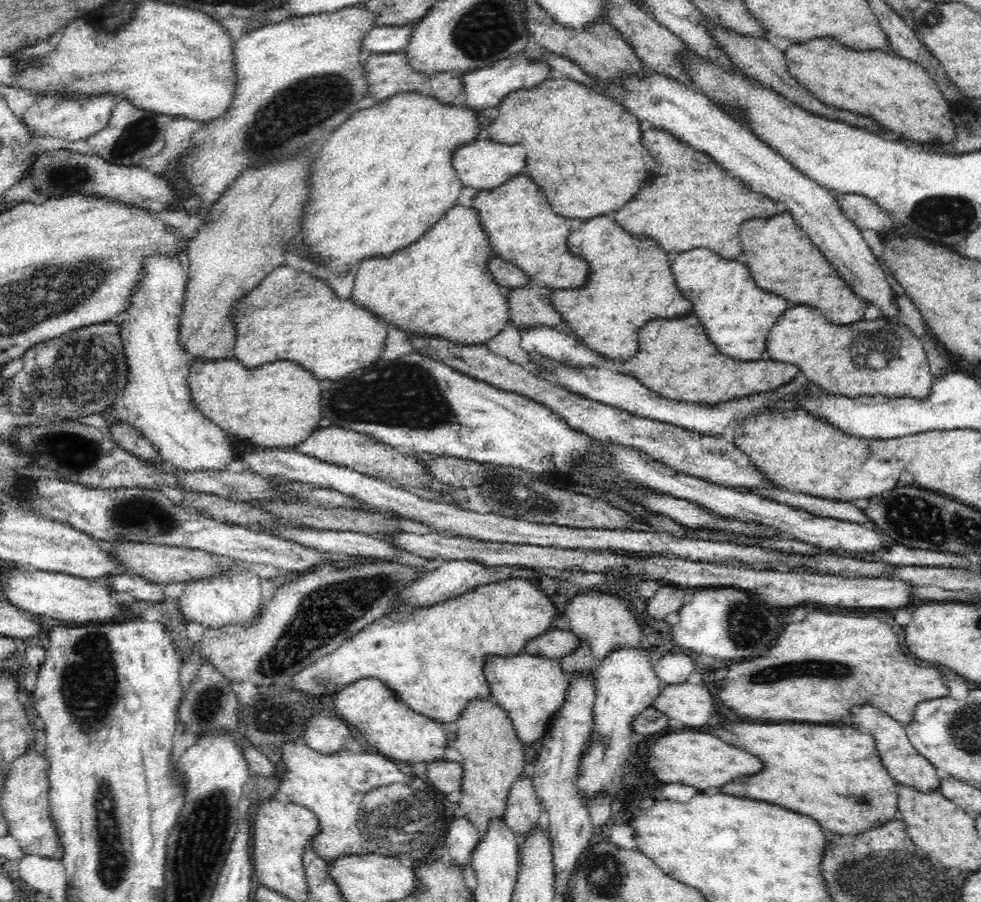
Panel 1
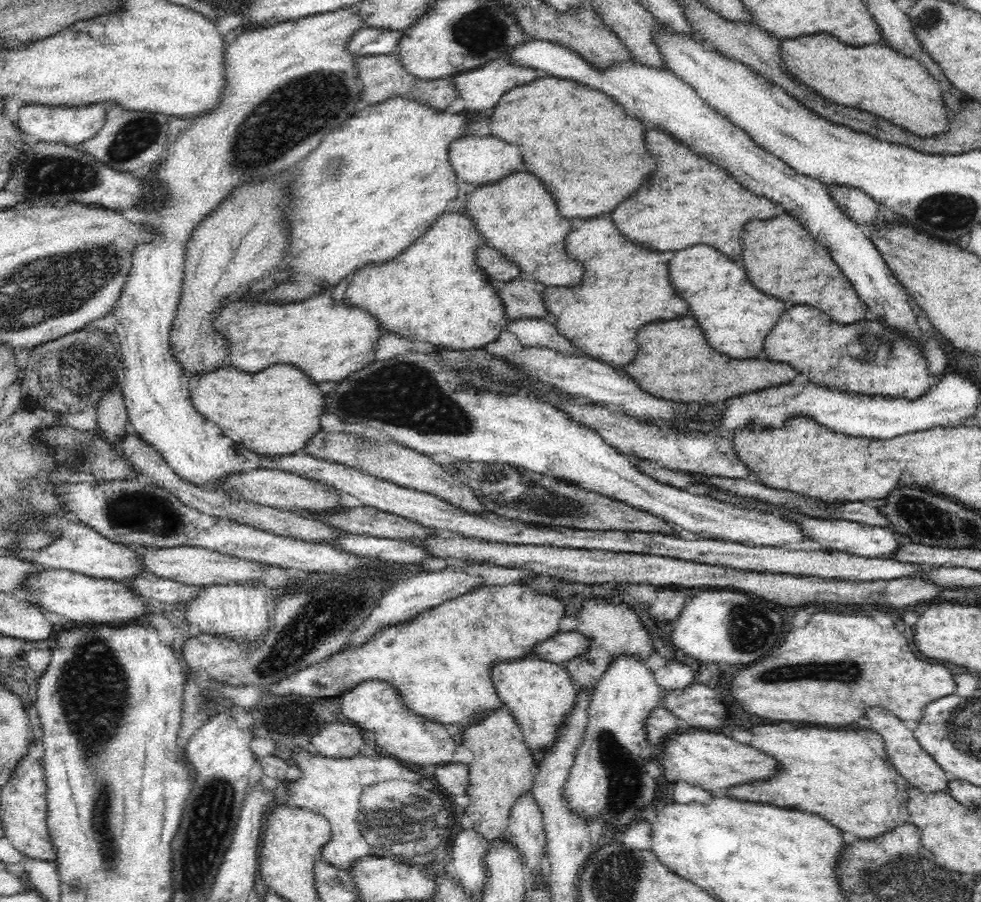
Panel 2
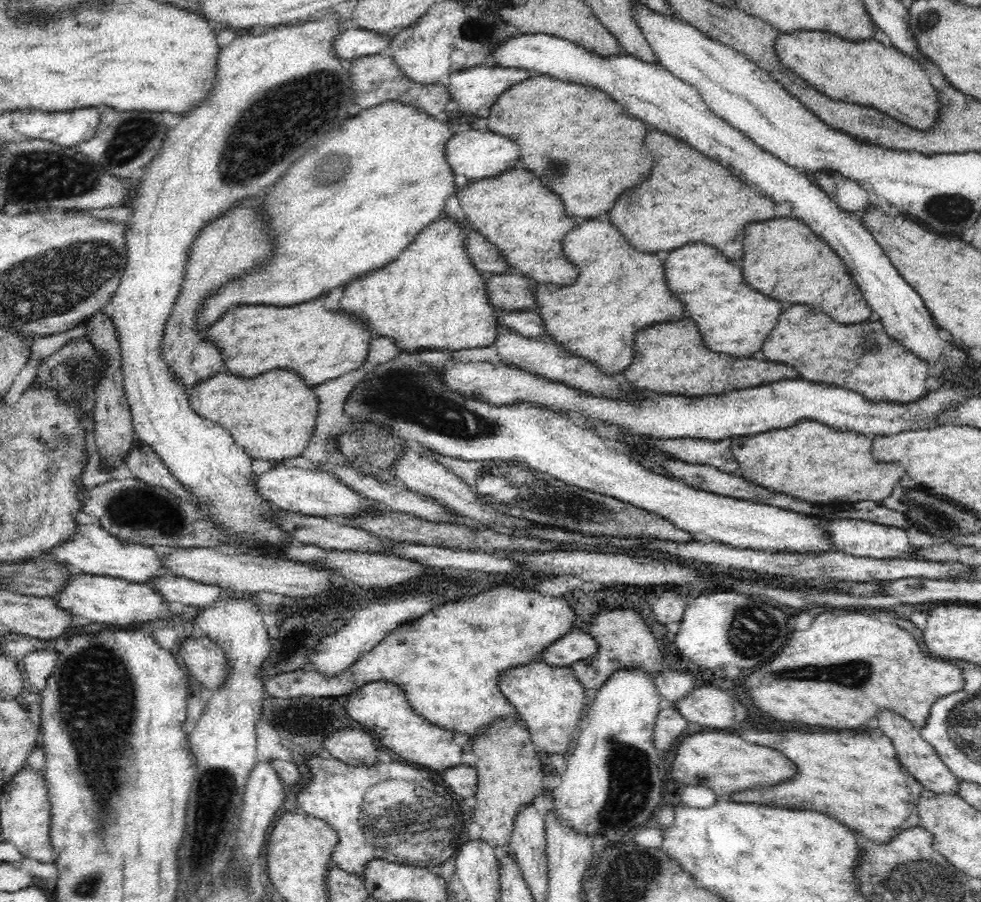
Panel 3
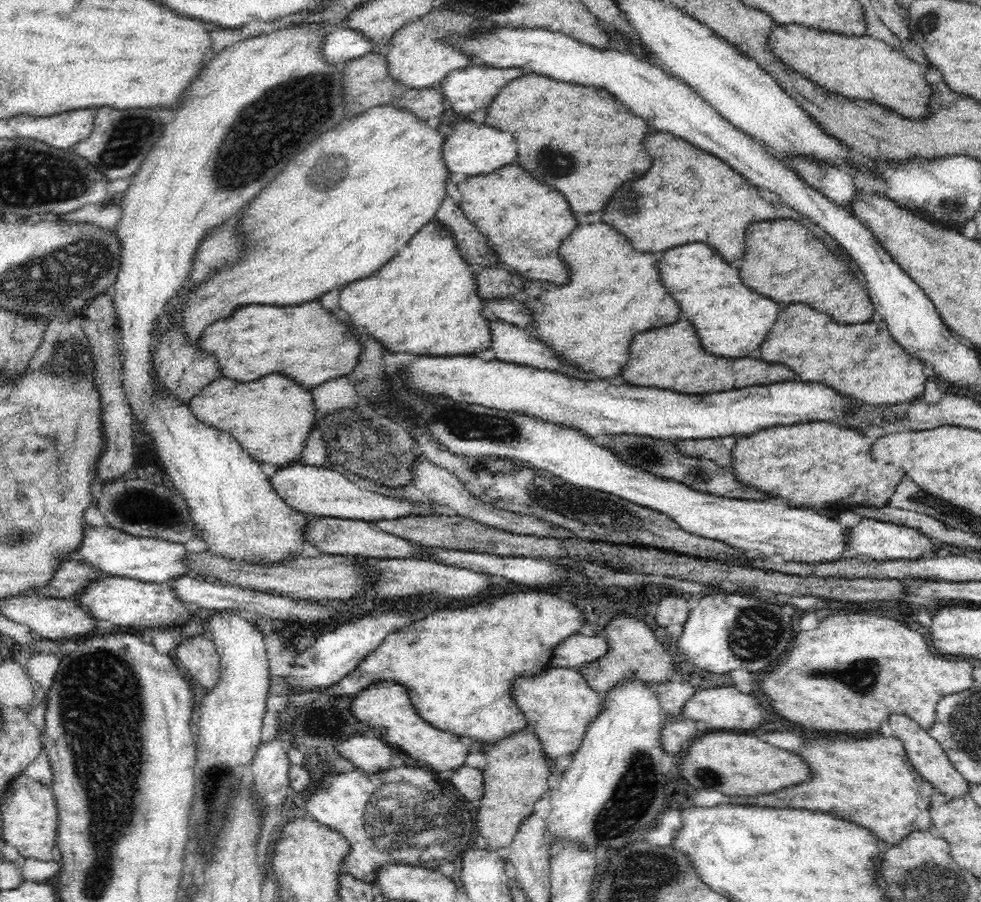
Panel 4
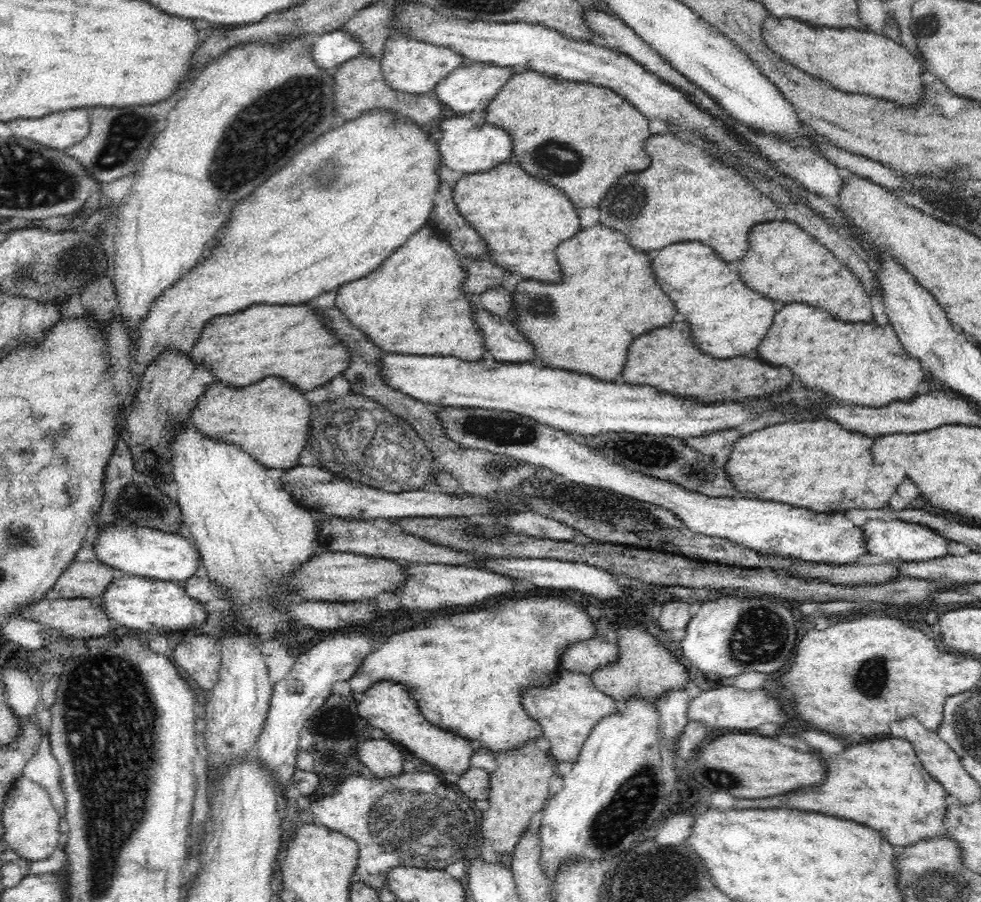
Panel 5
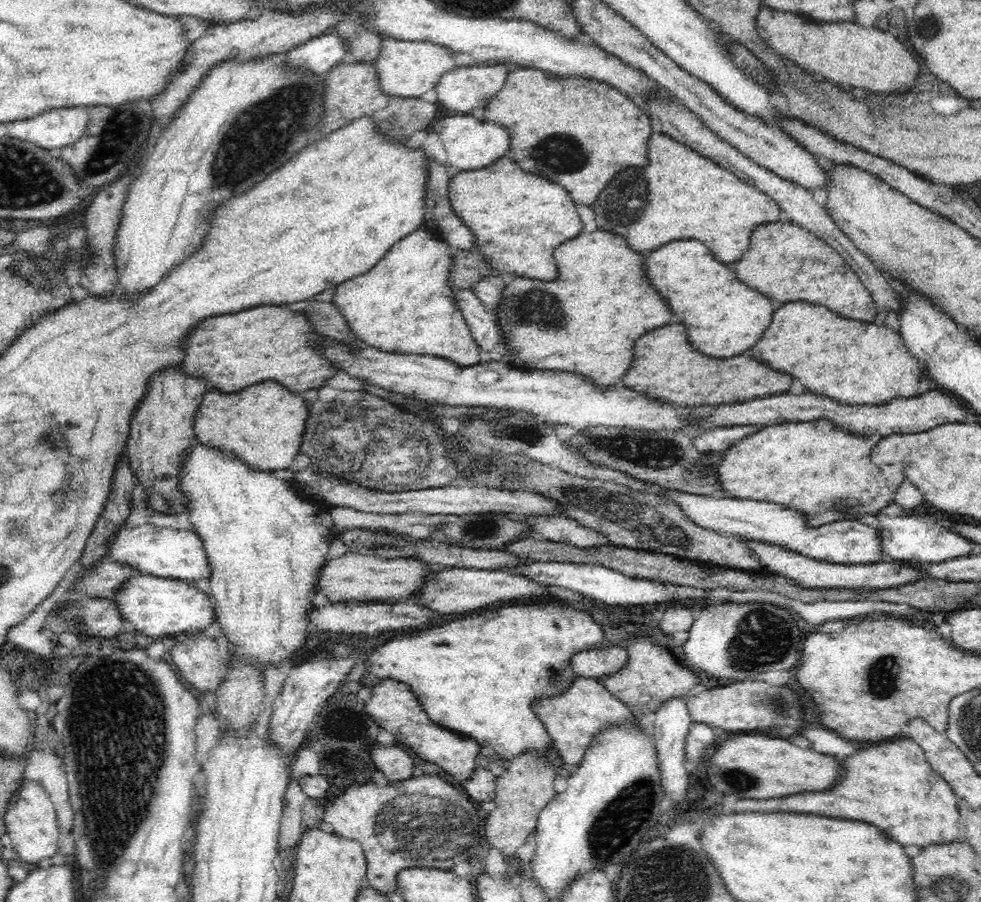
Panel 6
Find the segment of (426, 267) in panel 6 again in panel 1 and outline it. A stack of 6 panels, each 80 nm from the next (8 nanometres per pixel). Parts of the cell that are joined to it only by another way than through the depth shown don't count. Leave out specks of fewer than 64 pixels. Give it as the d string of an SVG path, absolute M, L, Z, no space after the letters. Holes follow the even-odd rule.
M456 203L410 247L402 248L389 258L363 260L350 299L358 306L370 310L383 322L394 322L400 330L419 338L446 339L459 346L485 344L511 320L508 301L488 270L488 262L494 256L490 239L483 234L482 226L479 226L478 214L475 214L473 208Z

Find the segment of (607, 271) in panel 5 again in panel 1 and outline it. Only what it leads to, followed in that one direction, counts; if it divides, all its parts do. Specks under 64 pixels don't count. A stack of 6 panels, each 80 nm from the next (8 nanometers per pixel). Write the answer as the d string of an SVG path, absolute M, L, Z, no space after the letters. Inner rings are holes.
M600 215L592 220L586 220L580 224L578 230L574 230L568 236L567 248L573 256L580 256L587 262L590 274L582 288L578 290L560 289L553 290L550 301L561 316L563 324L568 328L571 336L582 342L595 354L607 359L627 361L638 352L638 328L644 326L652 318L682 318L692 314L690 302L678 292L678 286L674 284L674 276L670 272L670 260L658 244L650 244L650 240L634 240L634 236L626 236L622 228L618 228L618 222L610 220L608 216Z

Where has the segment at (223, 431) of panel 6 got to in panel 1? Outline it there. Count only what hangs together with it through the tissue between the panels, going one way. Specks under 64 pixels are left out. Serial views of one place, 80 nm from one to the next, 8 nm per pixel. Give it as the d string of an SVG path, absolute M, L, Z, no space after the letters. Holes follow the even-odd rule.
M234 358L217 362L196 360L190 363L187 383L198 410L230 434L235 441L262 449L291 450L319 428L318 422L323 417L320 392L324 390L324 386L320 386L320 380L314 380L310 372L298 368L296 364L290 364L288 360L266 364L266 368L258 368L258 372L250 372L246 368Z

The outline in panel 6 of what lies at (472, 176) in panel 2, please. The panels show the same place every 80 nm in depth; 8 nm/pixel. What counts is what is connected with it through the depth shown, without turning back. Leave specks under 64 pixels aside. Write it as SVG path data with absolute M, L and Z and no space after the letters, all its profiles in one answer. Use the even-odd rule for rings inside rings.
M449 114L434 122L432 128L440 135L447 162L459 172L486 168L486 165L492 164L494 160L506 157L506 152L510 148L510 134L506 128L492 121L476 120L470 114Z

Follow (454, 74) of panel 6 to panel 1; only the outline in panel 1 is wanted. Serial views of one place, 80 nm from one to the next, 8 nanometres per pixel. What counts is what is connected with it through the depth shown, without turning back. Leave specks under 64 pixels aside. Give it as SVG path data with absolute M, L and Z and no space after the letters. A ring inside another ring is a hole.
M514 54L497 60L494 64L486 65L486 68L474 69L462 75L462 92L466 94L465 104L468 107L482 110L489 106L498 107L503 97L515 89L534 88L550 78L552 77L547 74L545 64L534 63L522 58L522 55Z

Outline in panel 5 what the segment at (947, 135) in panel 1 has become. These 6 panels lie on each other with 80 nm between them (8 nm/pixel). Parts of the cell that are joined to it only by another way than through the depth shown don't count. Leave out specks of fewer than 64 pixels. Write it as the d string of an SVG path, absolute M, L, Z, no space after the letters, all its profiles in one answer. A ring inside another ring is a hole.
M767 14L762 22L764 42L782 60L809 76L816 76L842 92L898 100L898 104L914 104L922 92L922 59L910 55L902 45L889 37L860 28L828 28L810 25L794 17Z

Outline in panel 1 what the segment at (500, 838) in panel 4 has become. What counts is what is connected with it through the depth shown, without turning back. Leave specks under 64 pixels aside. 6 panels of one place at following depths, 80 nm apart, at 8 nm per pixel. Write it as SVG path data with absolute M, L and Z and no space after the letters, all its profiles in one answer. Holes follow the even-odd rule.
M472 700L455 722L457 731L454 747L462 755L459 763L463 770L459 790L462 797L458 806L480 832L486 832L492 824L491 820L504 819L509 792L516 779L522 780L522 776L526 776L524 770L530 768L509 713L492 700Z

